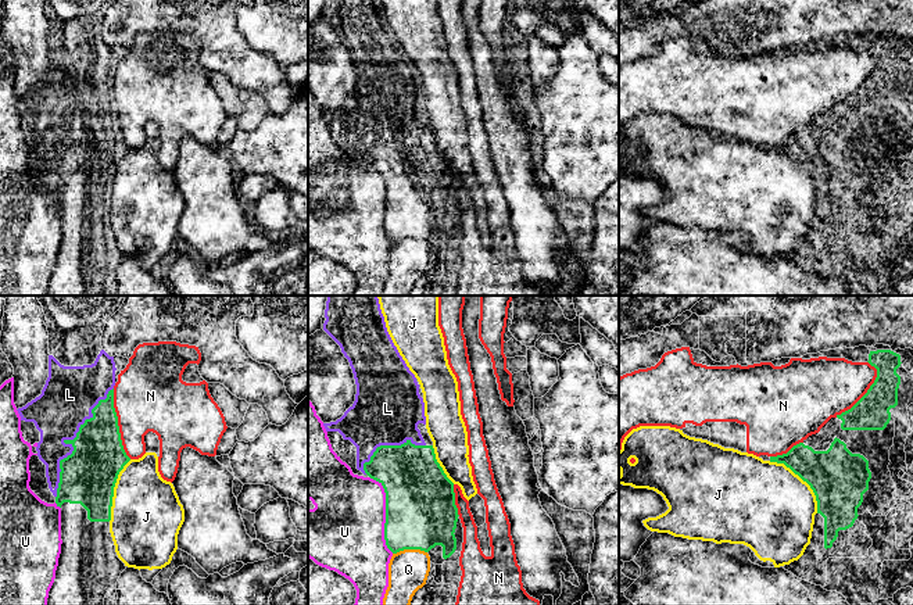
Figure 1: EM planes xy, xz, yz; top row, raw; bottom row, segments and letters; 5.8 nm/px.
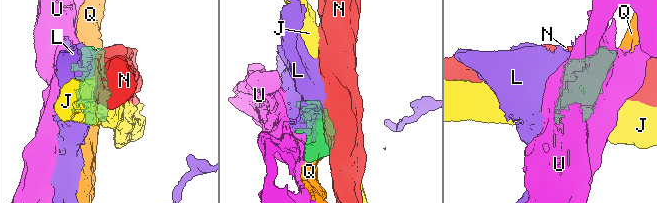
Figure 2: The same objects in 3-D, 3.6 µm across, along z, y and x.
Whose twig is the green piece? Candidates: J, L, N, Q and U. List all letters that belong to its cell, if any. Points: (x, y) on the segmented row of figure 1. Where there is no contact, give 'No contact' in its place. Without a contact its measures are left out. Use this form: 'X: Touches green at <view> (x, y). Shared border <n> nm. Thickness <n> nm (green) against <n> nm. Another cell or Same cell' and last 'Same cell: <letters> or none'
J: Touches green at yz (802, 479). Shared border 420 nm. Thickness 320 nm (green) against 500 nm. Another cell
L: Touches green at xy (65, 440). Shared border 700 nm. Thickness 320 nm (green) against 300 nm. Same cell
N: Touches green at xy (117, 423). Shared border 420 nm. Thickness 300 nm (green) against 420 nm. Another cell
Q: Touches green at xz (410, 548). Shared border 200 nm. Thickness 420 nm (green) against 240 nm. Another cell
U: Touches green at xz (386, 514). Shared border 460 nm. Thickness 420 nm (green) against 440 nm. Another cell
Same cell: L

